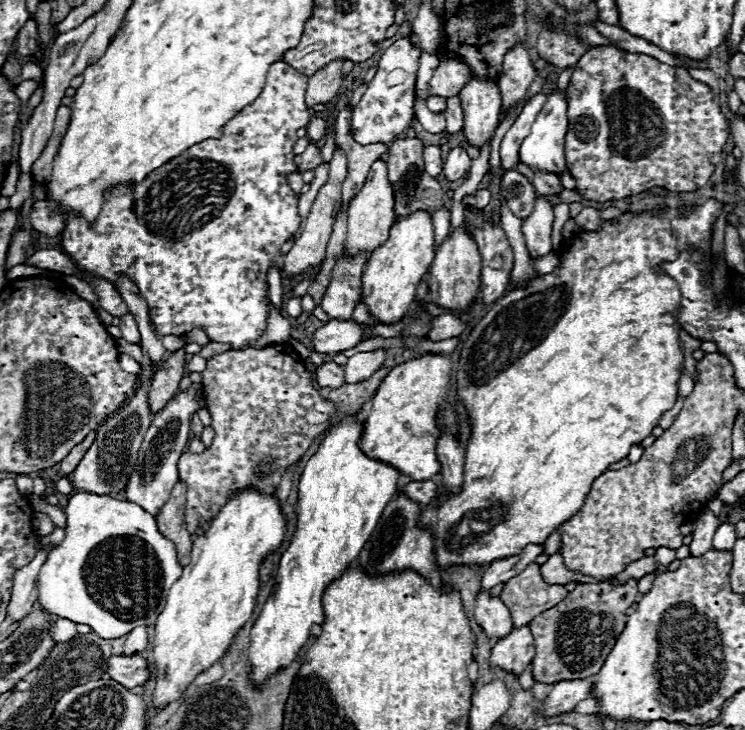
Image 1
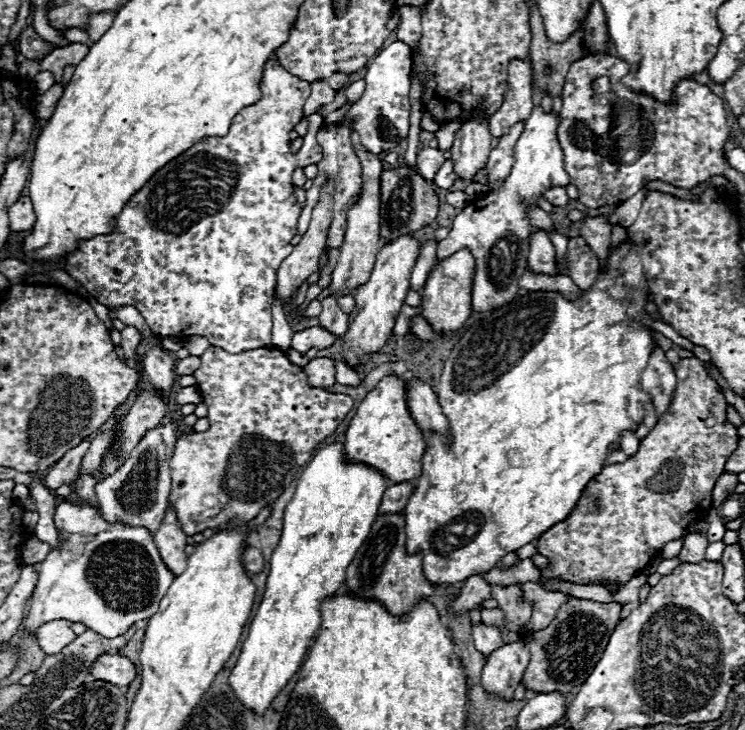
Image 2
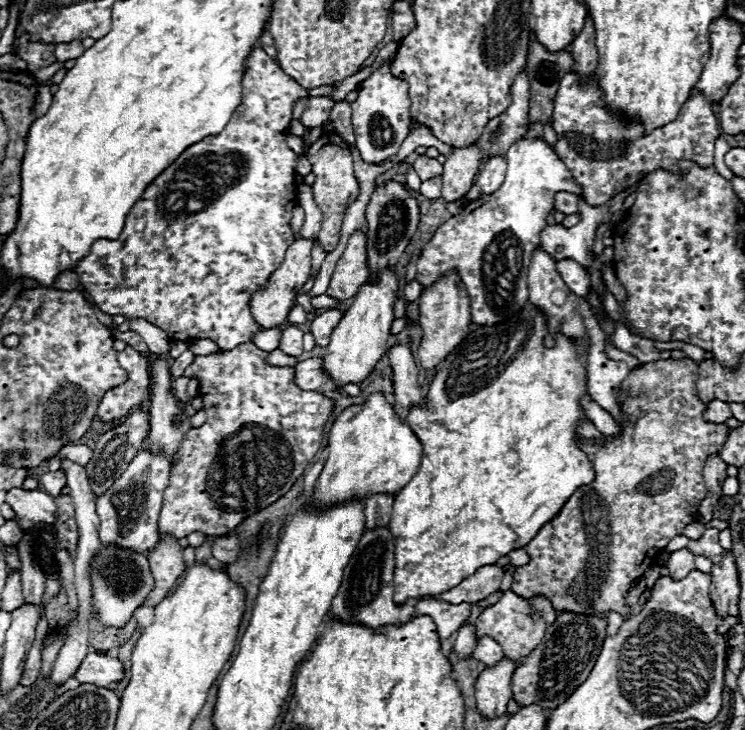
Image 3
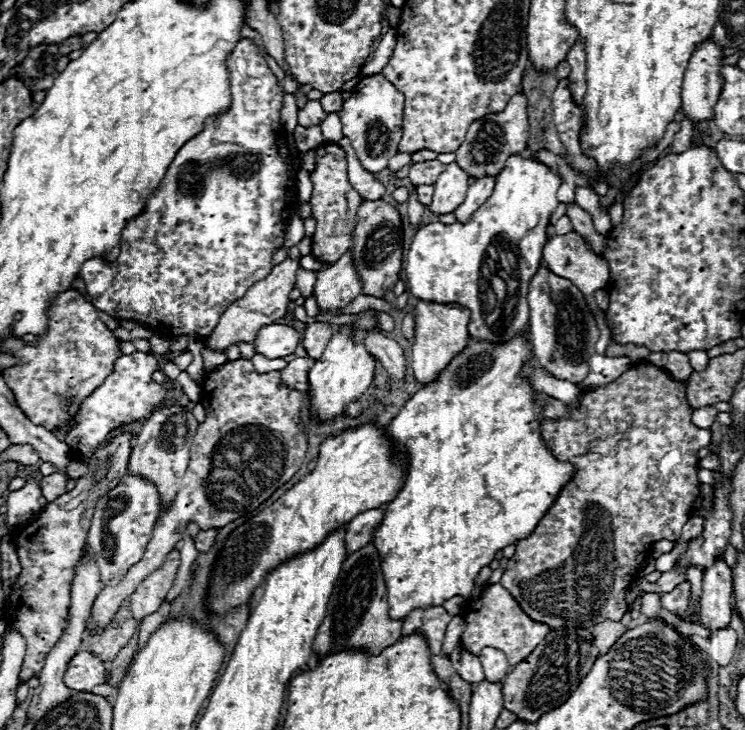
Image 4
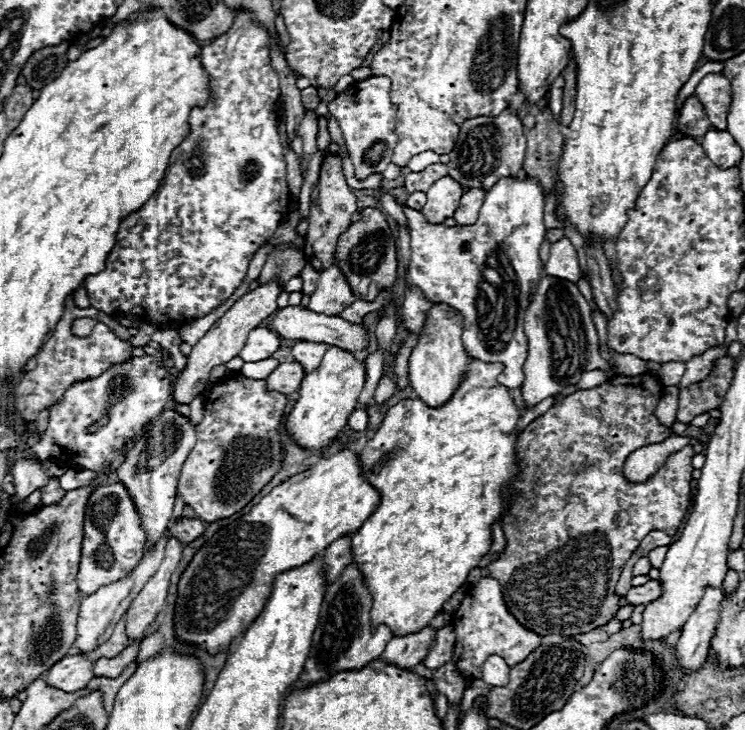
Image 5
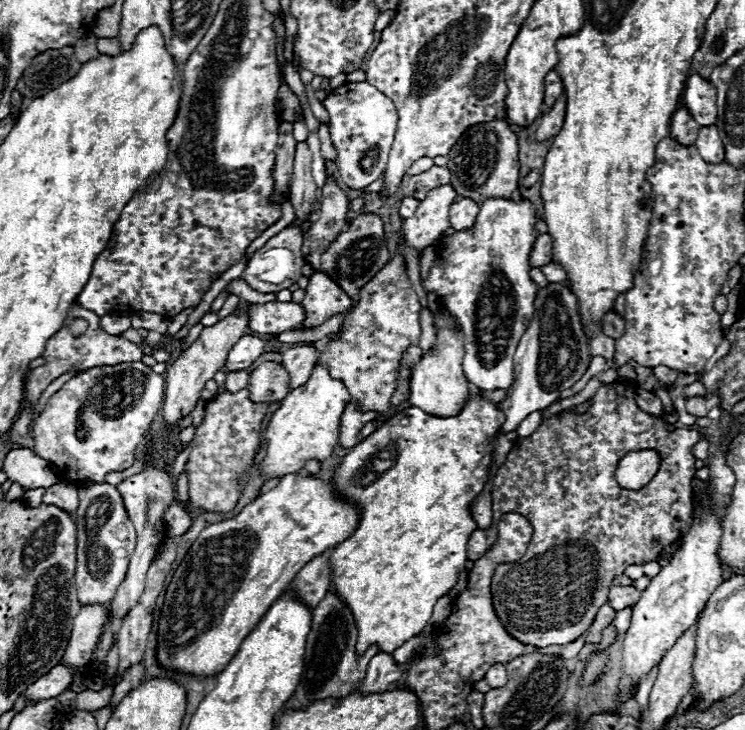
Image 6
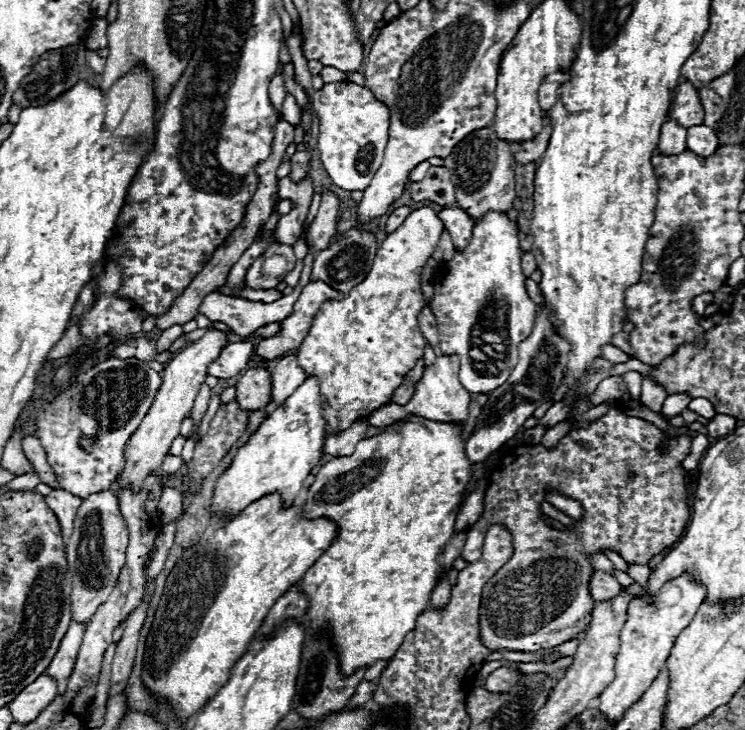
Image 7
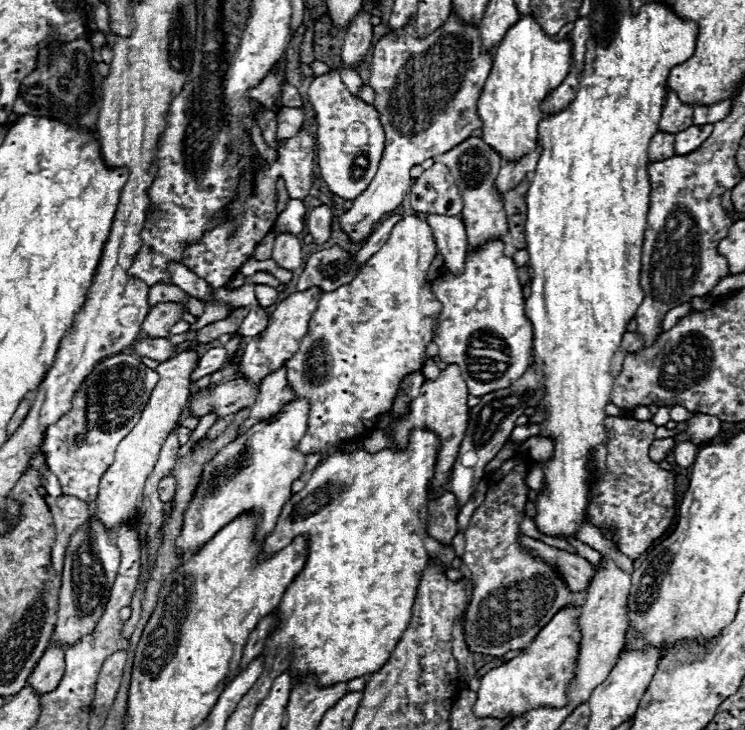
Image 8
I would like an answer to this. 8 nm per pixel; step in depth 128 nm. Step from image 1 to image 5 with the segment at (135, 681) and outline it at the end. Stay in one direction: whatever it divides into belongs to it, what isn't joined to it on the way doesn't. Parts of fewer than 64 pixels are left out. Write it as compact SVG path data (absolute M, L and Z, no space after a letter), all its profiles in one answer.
M76 654L66 656L58 664L54 664L44 680L48 686L58 688L62 692L76 692L80 688L86 688L90 678L94 678L92 662L86 660L82 654Z

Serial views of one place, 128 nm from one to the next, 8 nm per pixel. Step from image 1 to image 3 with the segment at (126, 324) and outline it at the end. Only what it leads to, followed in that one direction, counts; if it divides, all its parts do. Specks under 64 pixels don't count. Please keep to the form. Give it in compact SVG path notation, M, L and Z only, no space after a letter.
M126 346L122 352L118 352L118 362L128 372L128 380L116 388L110 388L102 396L96 418L104 424L126 418L130 410L138 408L150 396L150 360L132 346Z

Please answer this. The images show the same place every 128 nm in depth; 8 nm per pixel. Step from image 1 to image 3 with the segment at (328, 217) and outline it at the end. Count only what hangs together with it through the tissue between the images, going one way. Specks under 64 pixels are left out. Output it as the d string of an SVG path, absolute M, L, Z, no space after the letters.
M300 238L300 240L294 240L290 244L290 248L286 250L286 256L282 260L282 264L272 272L272 276L268 278L268 284L264 288L258 288L252 298L250 298L250 314L254 318L254 322L262 328L276 328L280 326L286 318L288 318L288 312L292 310L294 306L294 300L296 300L296 294L300 292L300 288L306 284L306 280L310 278L310 252L312 252L312 246L314 242L306 240L306 238Z

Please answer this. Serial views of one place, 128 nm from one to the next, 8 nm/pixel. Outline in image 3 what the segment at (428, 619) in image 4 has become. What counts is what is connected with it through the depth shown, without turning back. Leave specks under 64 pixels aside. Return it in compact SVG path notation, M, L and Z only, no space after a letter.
M420 600L414 606L414 616L430 616L436 624L440 642L454 634L460 624L470 616L470 604L448 604L444 600Z

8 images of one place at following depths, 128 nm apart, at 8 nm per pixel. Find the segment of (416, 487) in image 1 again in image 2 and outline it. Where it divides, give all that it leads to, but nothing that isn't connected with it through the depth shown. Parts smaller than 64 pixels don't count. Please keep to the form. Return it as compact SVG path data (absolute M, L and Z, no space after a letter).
M402 482L402 484L394 484L394 486L388 486L382 494L382 502L380 502L380 508L378 508L378 516L384 516L384 514L396 514L400 510L404 510L410 494L412 494L412 484L408 482Z

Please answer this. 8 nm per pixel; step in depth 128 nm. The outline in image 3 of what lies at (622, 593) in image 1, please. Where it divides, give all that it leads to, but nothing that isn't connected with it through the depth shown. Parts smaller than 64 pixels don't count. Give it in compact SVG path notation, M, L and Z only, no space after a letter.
M564 612L546 630L542 642L526 656L512 674L512 698L520 706L538 704L542 708L556 708L566 702L572 692L588 678L602 650L606 634L606 620L602 616L578 616Z

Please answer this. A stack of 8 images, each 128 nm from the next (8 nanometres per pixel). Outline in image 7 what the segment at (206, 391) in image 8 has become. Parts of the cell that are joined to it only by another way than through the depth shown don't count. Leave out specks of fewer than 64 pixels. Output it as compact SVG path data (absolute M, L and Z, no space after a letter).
M252 368L236 382L236 402L242 410L260 410L270 402L272 374L266 368Z

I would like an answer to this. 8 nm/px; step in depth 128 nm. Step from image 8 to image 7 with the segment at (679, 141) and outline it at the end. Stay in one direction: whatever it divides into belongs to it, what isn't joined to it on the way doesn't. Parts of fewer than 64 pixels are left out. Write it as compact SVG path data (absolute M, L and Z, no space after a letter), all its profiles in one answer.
M704 124L692 126L686 132L686 148L698 156L710 156L718 148L718 136Z

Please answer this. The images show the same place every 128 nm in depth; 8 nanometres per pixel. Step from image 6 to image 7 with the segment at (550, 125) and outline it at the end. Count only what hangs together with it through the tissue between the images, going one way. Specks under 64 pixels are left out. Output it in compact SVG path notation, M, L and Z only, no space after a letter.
M544 118L544 128L542 132L530 140L530 142L522 142L516 150L514 150L514 162L516 164L530 164L530 162L538 162L542 158L542 152L546 150L548 146L548 140L550 140L550 124L548 120Z

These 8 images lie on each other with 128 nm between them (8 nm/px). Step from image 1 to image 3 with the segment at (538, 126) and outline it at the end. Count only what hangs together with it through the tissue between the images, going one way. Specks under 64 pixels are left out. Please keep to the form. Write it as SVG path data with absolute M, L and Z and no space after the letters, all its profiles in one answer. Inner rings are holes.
M522 138L514 142L506 154L506 176L502 186L494 194L466 204L458 216L450 218L434 232L420 250L416 280L426 290L440 276L456 270L470 296L472 322L478 326L506 322L528 302L526 276L532 252L542 244L540 232L546 226L546 216L554 208L554 196L562 190L578 196L584 194L584 190L574 184L570 170L556 152L544 140ZM502 282L510 288L506 290Z

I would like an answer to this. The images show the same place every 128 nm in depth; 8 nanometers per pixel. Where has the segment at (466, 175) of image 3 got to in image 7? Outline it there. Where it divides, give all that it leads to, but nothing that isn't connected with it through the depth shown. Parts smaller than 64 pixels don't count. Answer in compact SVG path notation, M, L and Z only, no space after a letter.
M422 206L414 210L392 234L386 236L382 246L376 252L372 268L368 276L356 284L342 300L326 300L316 312L312 326L298 346L298 366L306 372L306 376L318 378L320 396L324 398L322 416L326 420L326 434L338 434L354 424L356 418L366 418L380 406L386 406L392 400L394 390L402 384L402 378L414 368L414 364L422 358L426 348L426 338L418 328L418 314L428 304L422 290L422 270L430 260L434 248L438 246L440 234L444 232L442 220L438 212Z

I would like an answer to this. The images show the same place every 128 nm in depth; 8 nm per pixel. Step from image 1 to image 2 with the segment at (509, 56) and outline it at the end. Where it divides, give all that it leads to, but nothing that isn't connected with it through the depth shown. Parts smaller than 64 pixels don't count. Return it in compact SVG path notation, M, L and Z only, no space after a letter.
M512 60L508 66L508 90L502 108L488 120L490 134L494 138L504 136L518 122L526 122L532 114L532 70L524 60Z

